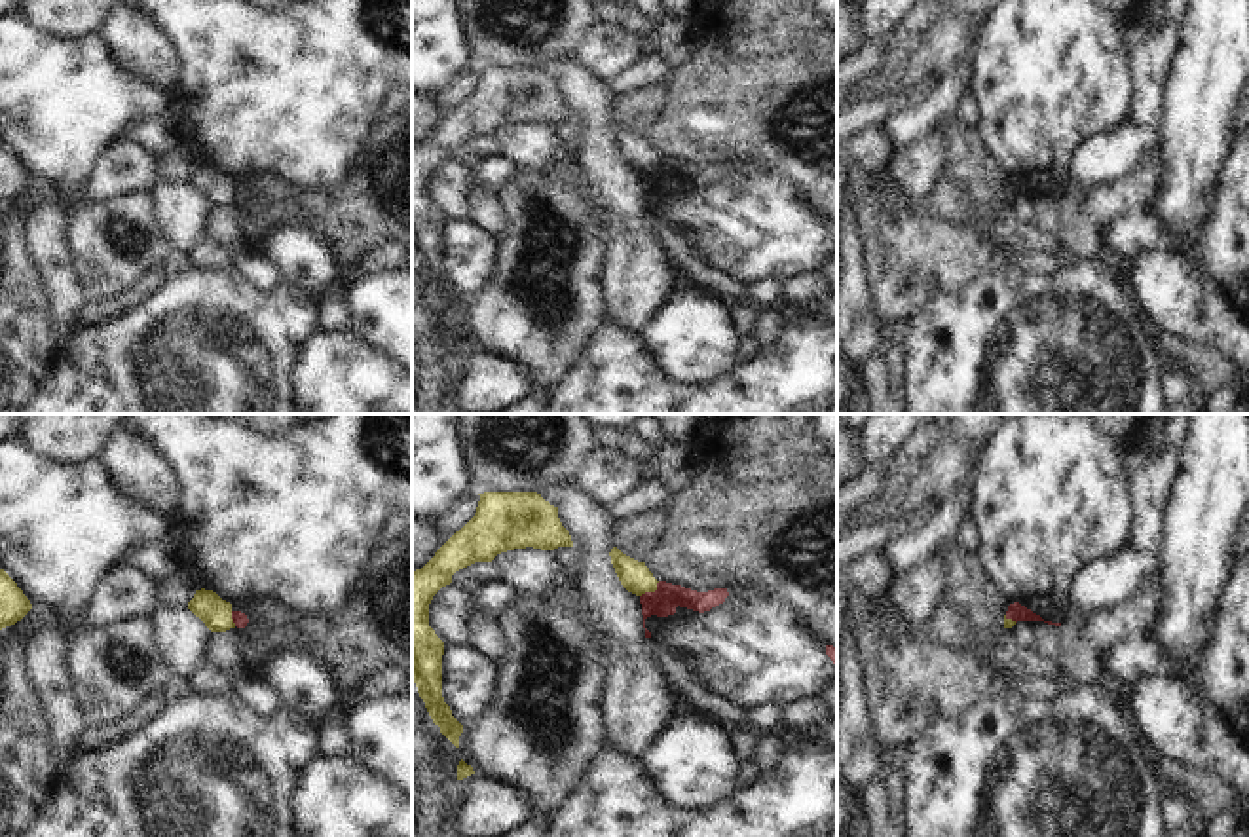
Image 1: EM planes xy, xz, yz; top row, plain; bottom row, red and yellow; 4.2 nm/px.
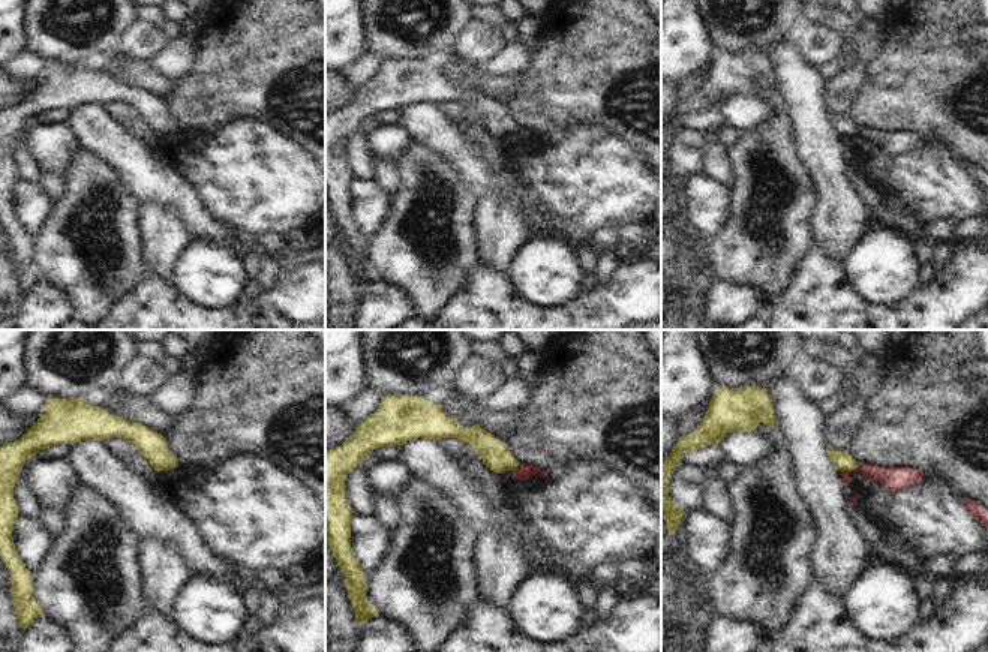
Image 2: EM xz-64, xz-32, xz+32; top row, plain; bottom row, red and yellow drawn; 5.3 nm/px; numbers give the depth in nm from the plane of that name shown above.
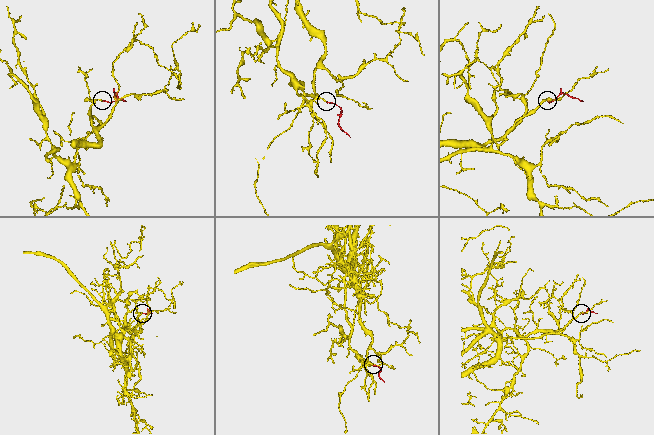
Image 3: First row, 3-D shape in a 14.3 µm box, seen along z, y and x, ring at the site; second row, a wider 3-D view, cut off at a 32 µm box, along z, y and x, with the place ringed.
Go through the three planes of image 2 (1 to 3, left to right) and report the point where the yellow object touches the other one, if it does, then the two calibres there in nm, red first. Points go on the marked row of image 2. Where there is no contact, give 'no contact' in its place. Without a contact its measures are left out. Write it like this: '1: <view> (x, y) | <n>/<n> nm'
1: no contact
2: xz-32 (516, 468) | 80/150 nm
3: xz+32 (858, 466) | 130/100 nm

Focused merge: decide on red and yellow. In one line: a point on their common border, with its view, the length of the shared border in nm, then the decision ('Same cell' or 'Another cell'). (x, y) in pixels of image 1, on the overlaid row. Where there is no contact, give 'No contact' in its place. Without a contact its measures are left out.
Touches red at xz (652, 593). Shared border 110 nm. Another cell.

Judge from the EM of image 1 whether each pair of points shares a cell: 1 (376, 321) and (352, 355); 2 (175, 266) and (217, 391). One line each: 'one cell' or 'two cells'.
1: two cells
2: two cells

